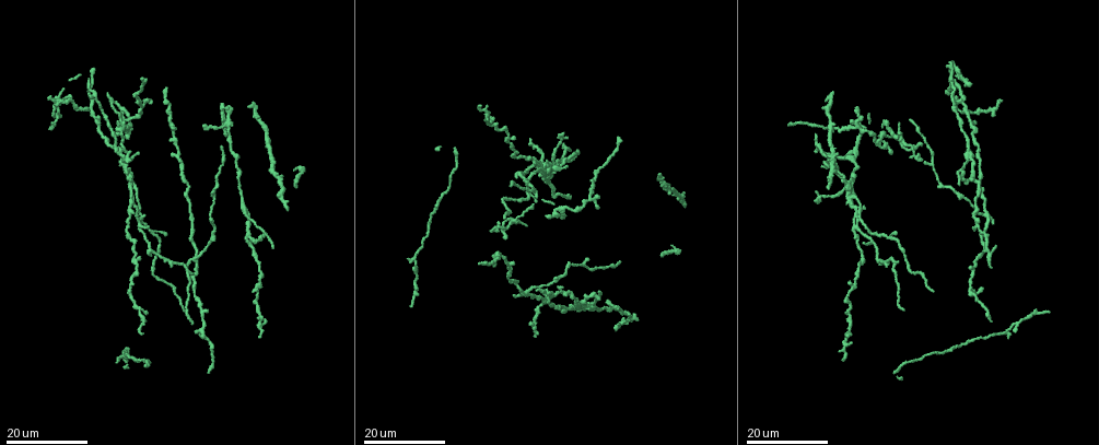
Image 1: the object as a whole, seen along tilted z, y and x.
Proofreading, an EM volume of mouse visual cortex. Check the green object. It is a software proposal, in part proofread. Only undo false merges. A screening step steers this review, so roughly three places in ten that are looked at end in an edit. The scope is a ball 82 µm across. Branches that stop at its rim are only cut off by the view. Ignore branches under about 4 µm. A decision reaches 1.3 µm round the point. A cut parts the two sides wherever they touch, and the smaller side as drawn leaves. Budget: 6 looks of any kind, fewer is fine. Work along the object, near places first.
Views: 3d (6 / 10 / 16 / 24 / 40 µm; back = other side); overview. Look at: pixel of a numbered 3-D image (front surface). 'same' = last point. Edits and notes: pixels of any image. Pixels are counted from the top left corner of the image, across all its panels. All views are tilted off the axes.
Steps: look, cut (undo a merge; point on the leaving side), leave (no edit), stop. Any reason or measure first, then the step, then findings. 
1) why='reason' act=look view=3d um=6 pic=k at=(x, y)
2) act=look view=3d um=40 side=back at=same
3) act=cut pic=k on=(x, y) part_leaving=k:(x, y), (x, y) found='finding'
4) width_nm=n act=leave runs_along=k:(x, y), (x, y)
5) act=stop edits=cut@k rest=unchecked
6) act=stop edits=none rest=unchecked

act=look view=3d um=16 pic=1 at=(554, 197)

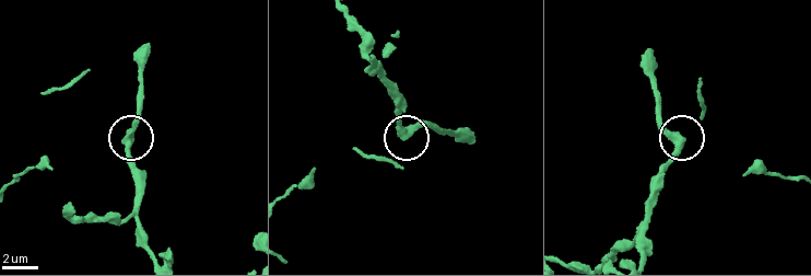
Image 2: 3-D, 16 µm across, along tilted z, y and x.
why='zoom in' act=look view=3d um=6 pic=2 at=(402, 135)

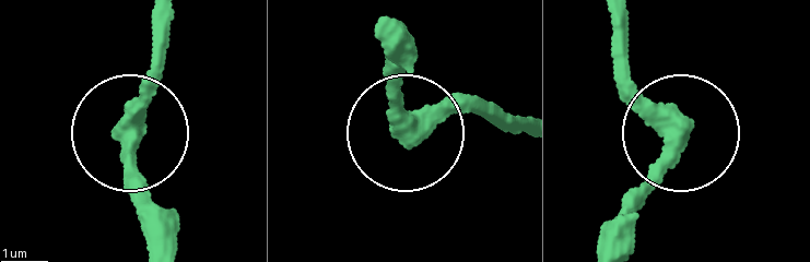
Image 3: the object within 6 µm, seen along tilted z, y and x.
act=look view=3d um=6 side=back pic=3 at=(679, 134)

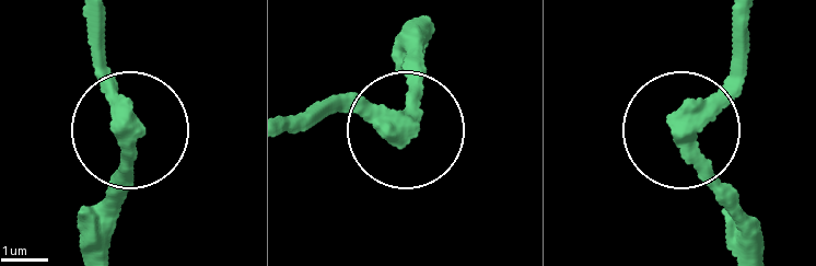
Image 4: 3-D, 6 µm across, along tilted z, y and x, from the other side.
act=leave runs_along=4:(753, 243), (689, 119), (742, 44) found='continuous, no second cell'

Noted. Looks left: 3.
act=look view=3d um=24 pic=1 at=(856, 148)

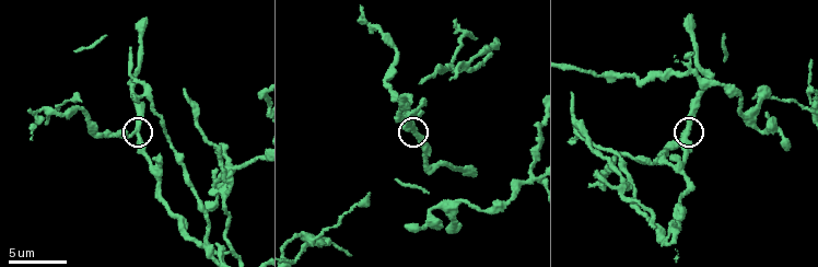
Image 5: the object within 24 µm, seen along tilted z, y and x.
why='closer look' act=look view=3d um=6 pic=5 at=(684, 135)

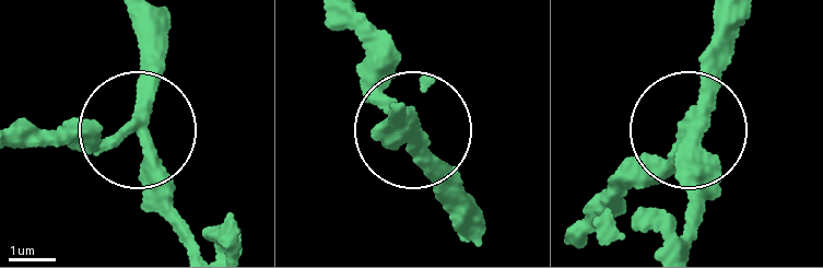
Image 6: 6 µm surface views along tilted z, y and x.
act=leave runs_along=6:(684, 240), (685, 138), (656, 173), (608, 182) found='one cell here'

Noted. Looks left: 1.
act=stop edits=none rest=unchecked

